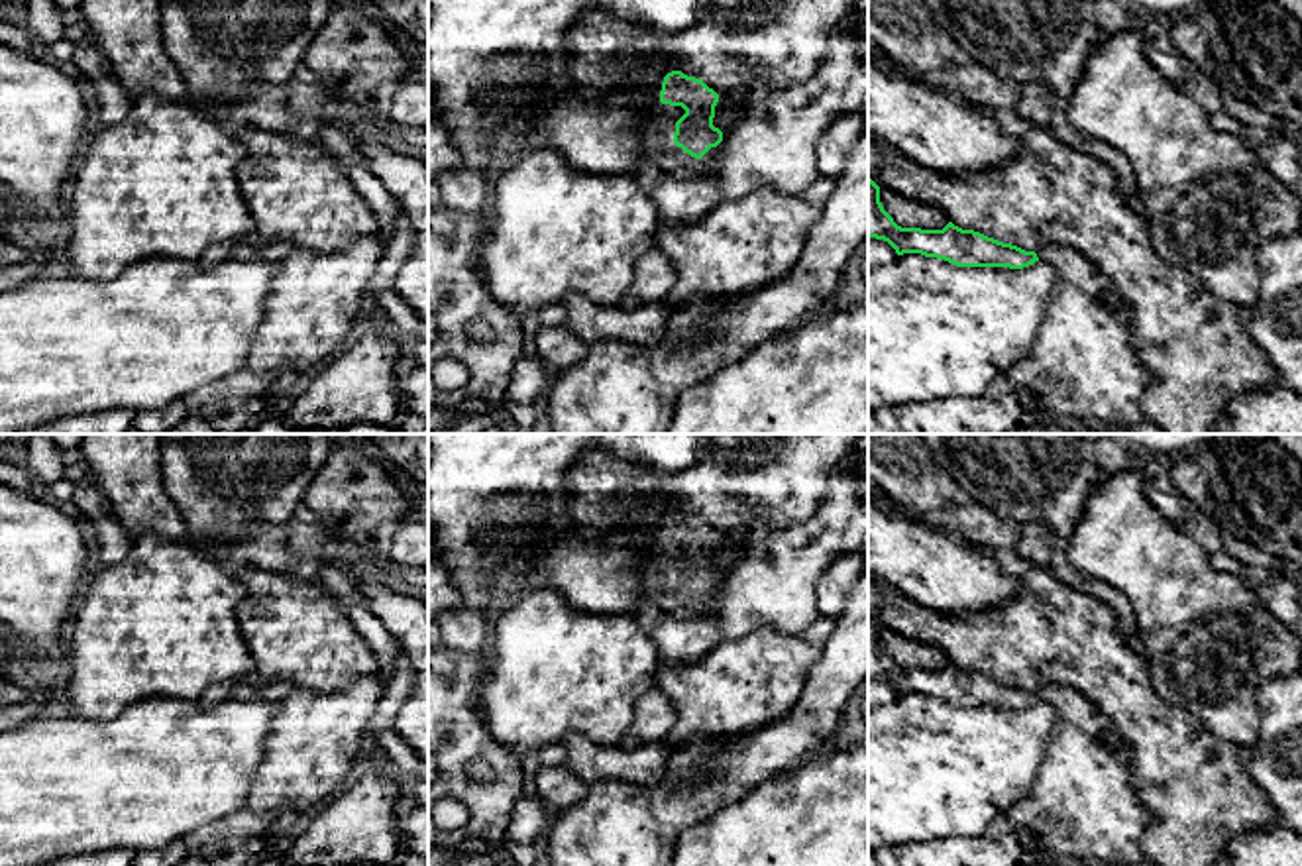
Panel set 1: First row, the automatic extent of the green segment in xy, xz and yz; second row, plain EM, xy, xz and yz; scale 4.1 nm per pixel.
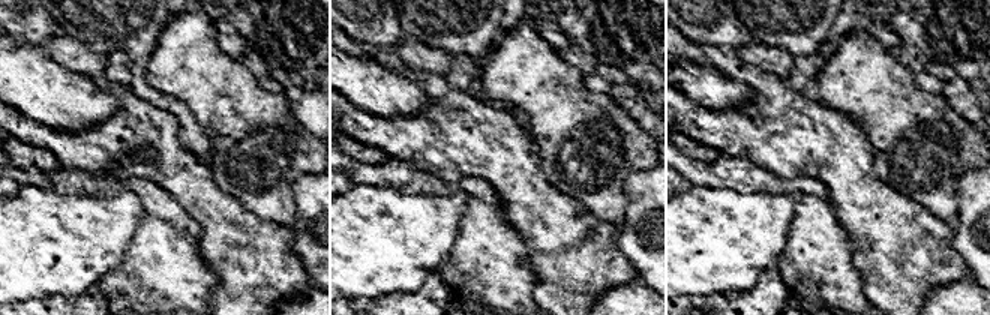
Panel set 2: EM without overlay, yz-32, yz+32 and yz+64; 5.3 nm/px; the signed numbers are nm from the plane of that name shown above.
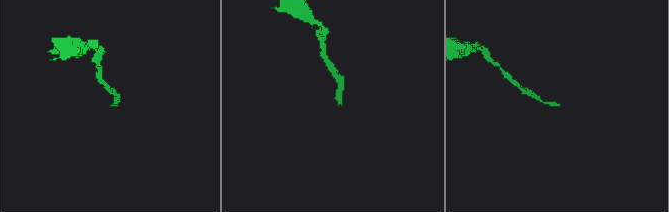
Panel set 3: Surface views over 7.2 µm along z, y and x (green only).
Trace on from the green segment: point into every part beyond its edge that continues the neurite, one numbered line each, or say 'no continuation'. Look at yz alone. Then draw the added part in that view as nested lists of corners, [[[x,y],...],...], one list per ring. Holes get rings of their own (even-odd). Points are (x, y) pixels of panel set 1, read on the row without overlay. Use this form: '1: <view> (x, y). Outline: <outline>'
1: yz (1069, 703). Outline: [[[1047,683],[1035,693],[1039,699],[1047,701],[1058,717],[1098,740],[1123,764],[1127,764],[1127,746],[1113,744],[1110,740],[1110,725],[1106,717],[1080,691],[1062,683]]]

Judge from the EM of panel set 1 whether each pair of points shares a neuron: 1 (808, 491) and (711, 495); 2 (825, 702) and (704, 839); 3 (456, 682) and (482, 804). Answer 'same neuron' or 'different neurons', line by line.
1: same neuron
2: different neurons
3: same neuron

